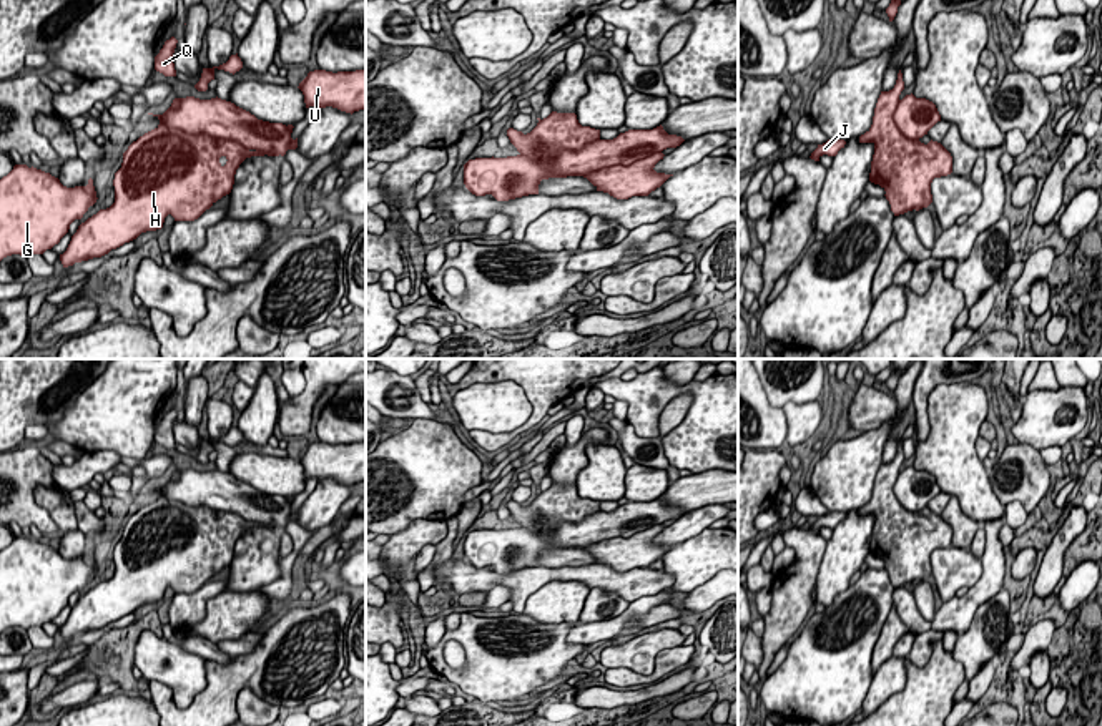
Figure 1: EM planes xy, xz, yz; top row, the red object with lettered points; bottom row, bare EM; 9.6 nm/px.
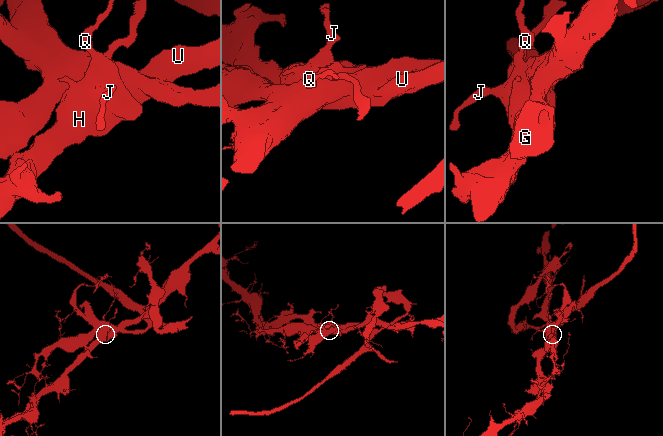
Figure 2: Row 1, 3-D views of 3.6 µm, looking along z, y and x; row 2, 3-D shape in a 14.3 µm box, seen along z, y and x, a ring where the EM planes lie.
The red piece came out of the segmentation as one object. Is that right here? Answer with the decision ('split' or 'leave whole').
split

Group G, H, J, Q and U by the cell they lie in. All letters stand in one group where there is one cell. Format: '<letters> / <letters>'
G / H J Q U

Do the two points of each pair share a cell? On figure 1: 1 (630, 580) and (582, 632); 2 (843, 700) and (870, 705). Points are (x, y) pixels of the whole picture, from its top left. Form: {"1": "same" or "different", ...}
{"1": "different", "2": "different"}

